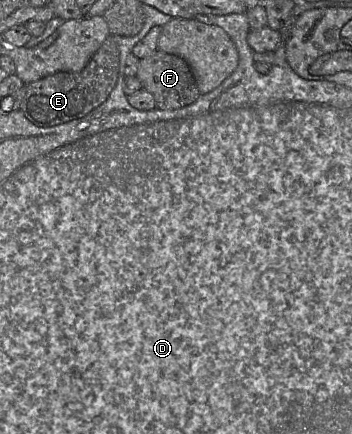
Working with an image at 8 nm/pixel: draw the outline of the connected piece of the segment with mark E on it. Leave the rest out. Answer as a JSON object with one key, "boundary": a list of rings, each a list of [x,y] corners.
{"boundary":[[[109,35],[80,72],[57,72],[27,85],[20,111],[39,127],[54,127],[84,117],[110,96],[116,87],[120,69],[120,52]]]}

